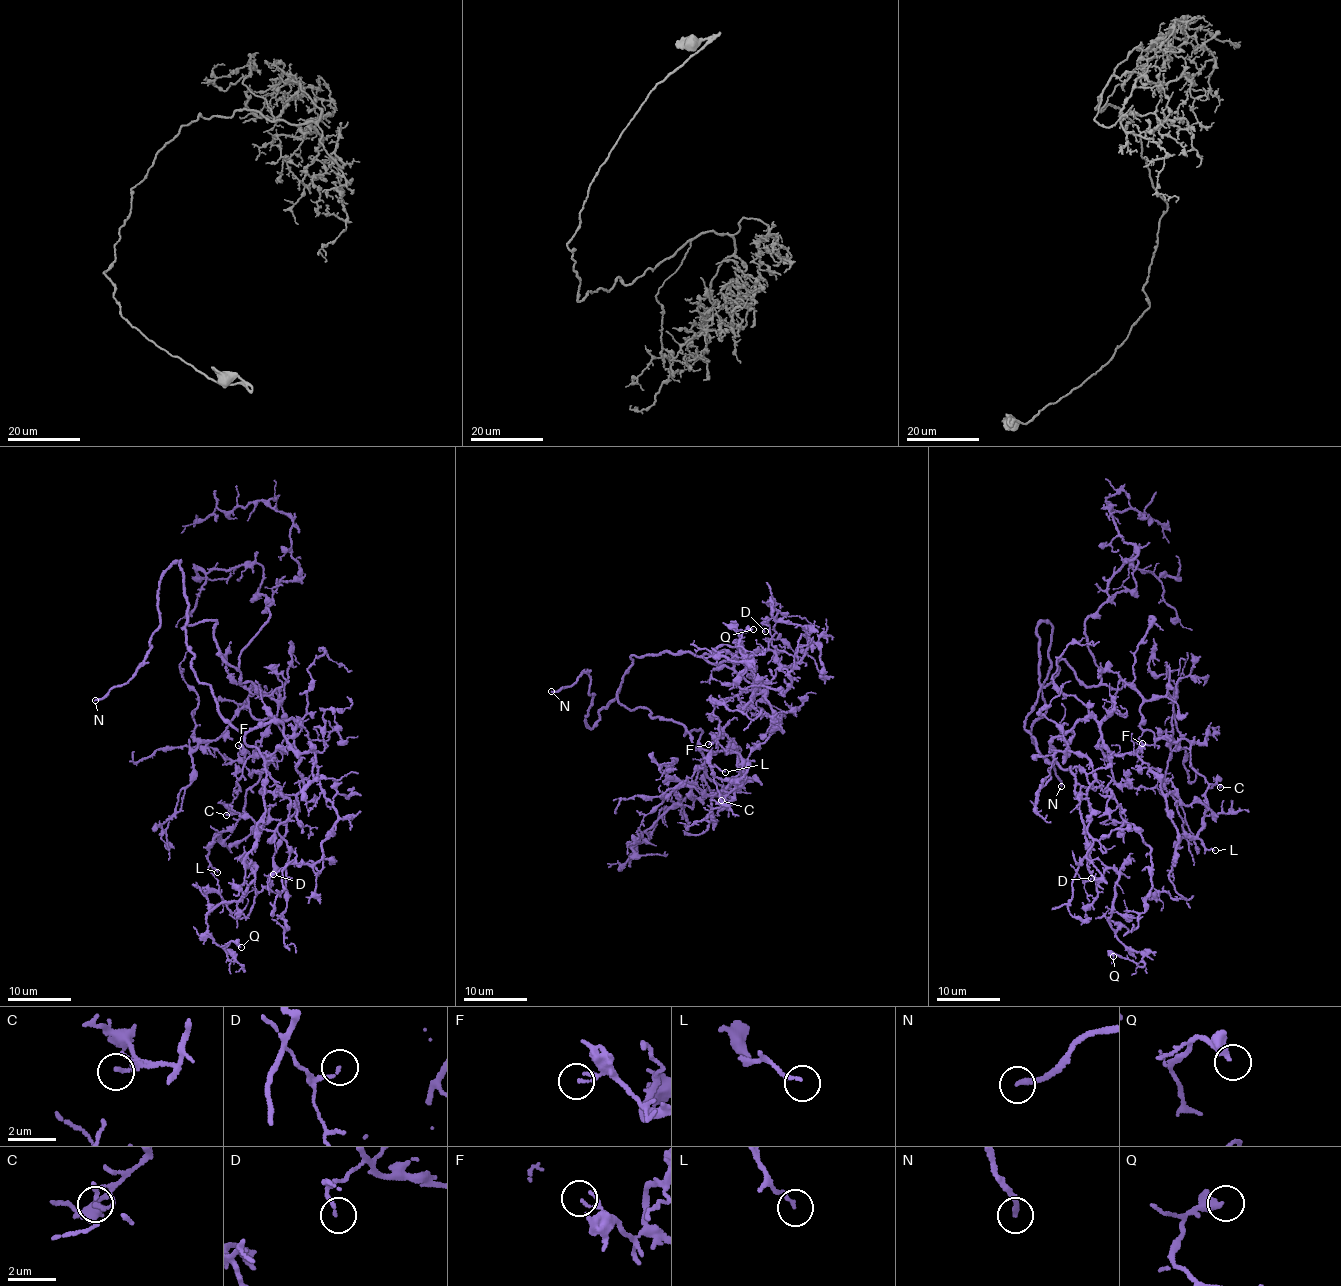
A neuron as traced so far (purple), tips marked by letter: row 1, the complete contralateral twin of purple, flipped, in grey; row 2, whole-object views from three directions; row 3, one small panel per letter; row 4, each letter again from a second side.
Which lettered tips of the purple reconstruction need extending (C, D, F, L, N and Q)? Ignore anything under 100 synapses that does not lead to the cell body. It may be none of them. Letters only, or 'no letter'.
N

